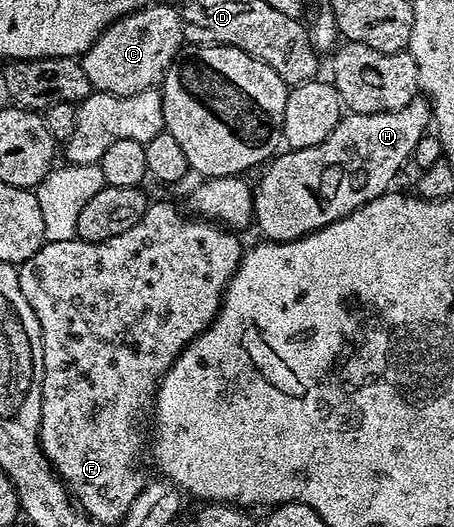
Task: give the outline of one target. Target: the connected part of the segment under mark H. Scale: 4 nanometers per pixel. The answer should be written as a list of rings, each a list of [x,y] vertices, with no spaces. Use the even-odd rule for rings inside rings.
[[[417,97],[392,112],[345,114],[326,141],[310,145],[310,149],[288,149],[285,155],[277,154],[263,168],[264,176],[254,187],[252,209],[255,226],[260,226],[264,234],[261,236],[268,241],[301,239],[383,195],[395,184],[392,182],[404,162],[411,160],[414,145],[433,119],[431,102]]]

